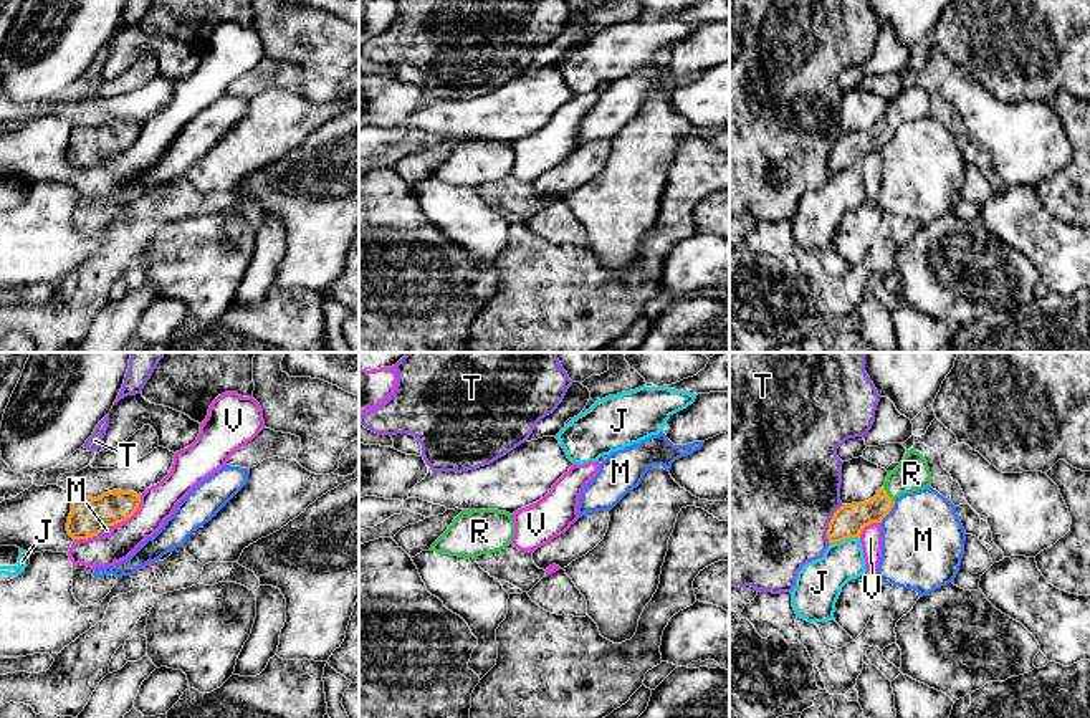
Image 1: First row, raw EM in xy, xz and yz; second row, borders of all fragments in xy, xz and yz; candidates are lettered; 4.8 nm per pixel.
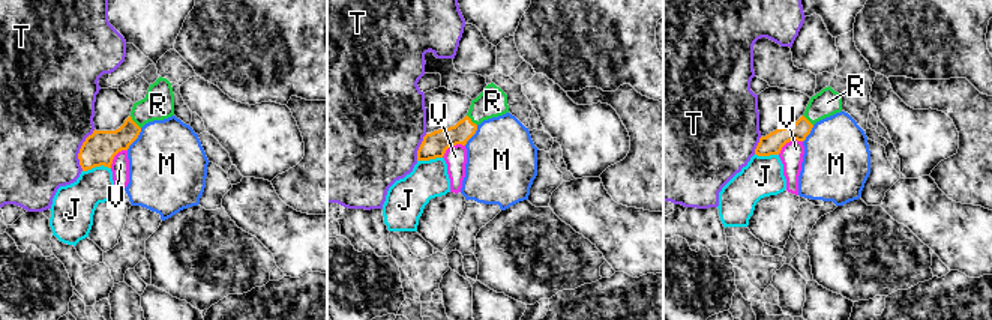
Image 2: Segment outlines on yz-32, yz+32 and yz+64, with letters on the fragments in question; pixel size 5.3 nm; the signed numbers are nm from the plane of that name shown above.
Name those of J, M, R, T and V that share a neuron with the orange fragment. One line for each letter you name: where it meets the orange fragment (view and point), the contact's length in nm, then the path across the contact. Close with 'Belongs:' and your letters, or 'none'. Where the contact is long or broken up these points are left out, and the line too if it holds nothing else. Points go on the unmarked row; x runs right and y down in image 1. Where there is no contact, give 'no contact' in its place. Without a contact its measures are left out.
R: meets orange in yz at (887, 124); contact 90 nm long; runs through yz (849, 149), (870, 141), (887, 124), (912, 103)
Belongs: R

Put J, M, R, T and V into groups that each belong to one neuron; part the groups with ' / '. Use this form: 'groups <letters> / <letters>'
groups J / M / R / T / V

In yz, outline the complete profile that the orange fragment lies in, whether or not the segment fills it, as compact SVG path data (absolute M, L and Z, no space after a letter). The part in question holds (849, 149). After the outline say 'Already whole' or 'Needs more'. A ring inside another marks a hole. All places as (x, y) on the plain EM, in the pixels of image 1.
M915 78L906 79L900 94L888 101L887 111L865 132L842 134L832 146L827 159L829 172L860 167L865 156L882 152L892 141L895 129L905 122L920 121L931 114L931 103L925 86Z. Needs more

